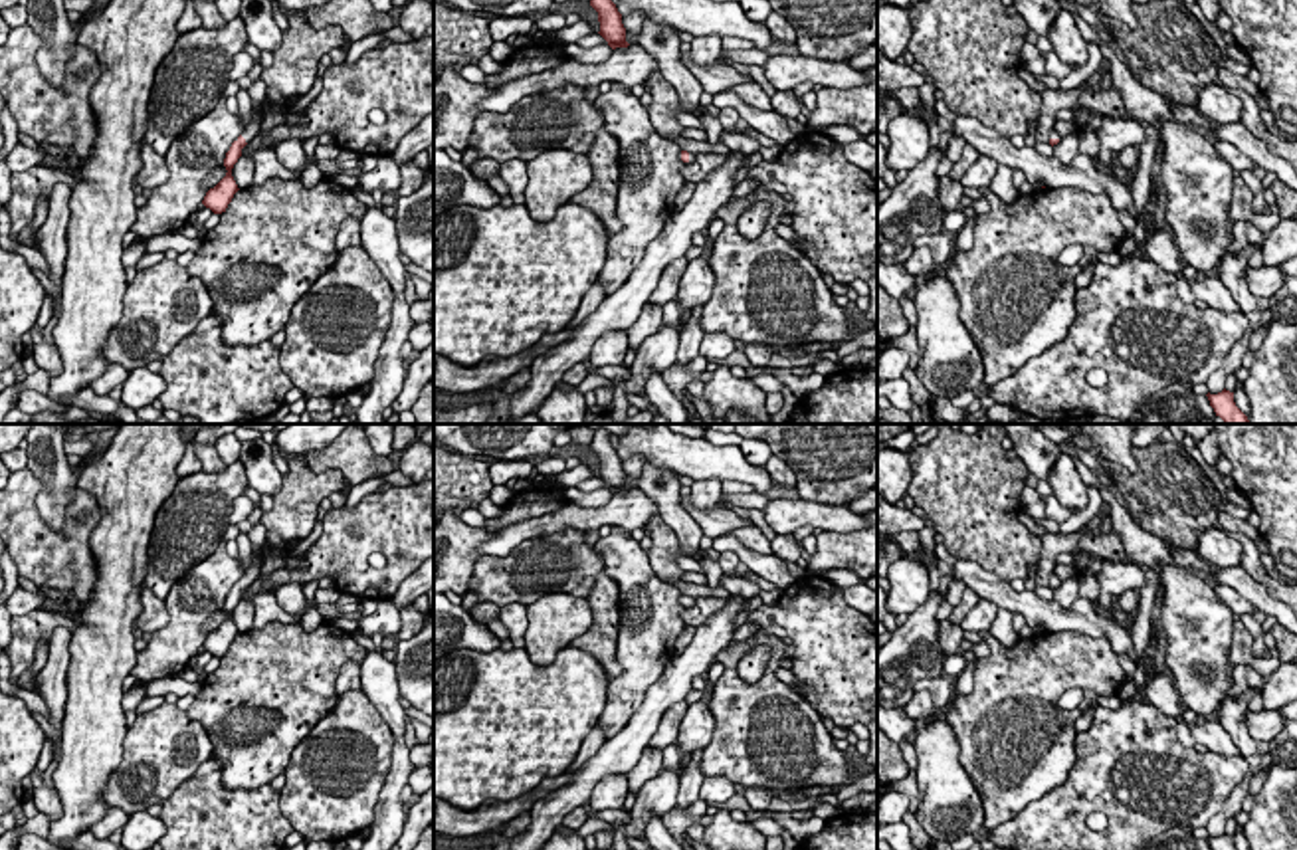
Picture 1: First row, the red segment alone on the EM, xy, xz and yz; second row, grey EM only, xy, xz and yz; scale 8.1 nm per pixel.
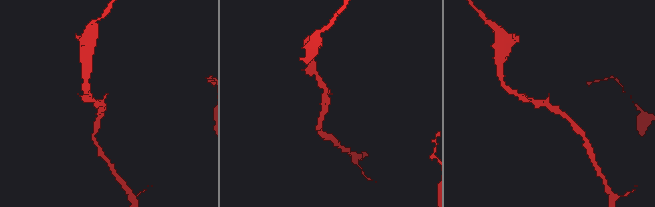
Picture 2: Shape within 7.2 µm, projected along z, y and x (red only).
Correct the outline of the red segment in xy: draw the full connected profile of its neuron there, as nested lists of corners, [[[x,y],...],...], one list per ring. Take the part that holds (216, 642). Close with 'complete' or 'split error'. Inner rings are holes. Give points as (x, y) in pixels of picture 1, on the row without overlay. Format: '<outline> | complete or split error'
[[[251,557],[249,569],[244,573],[244,577],[232,586],[230,594],[226,596],[224,610],[226,610],[226,620],[206,636],[202,648],[210,652],[214,658],[226,656],[228,648],[232,646],[234,638],[240,634],[234,620],[232,612],[242,600],[242,592],[255,581],[259,579],[259,571],[263,567],[261,557]]] | split error

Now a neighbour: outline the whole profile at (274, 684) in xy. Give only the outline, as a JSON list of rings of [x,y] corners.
[[[325,620],[313,632],[281,622],[240,632],[186,709],[212,741],[212,757],[222,765],[222,785],[228,791],[253,791],[281,775],[293,749],[335,707],[341,668],[349,660],[362,664],[364,656],[366,648],[350,632]]]

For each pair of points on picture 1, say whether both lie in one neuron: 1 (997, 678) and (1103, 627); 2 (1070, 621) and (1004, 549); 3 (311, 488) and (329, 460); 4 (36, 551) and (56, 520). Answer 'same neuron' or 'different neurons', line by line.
1: different neurons
2: different neurons
3: different neurons
4: different neurons

